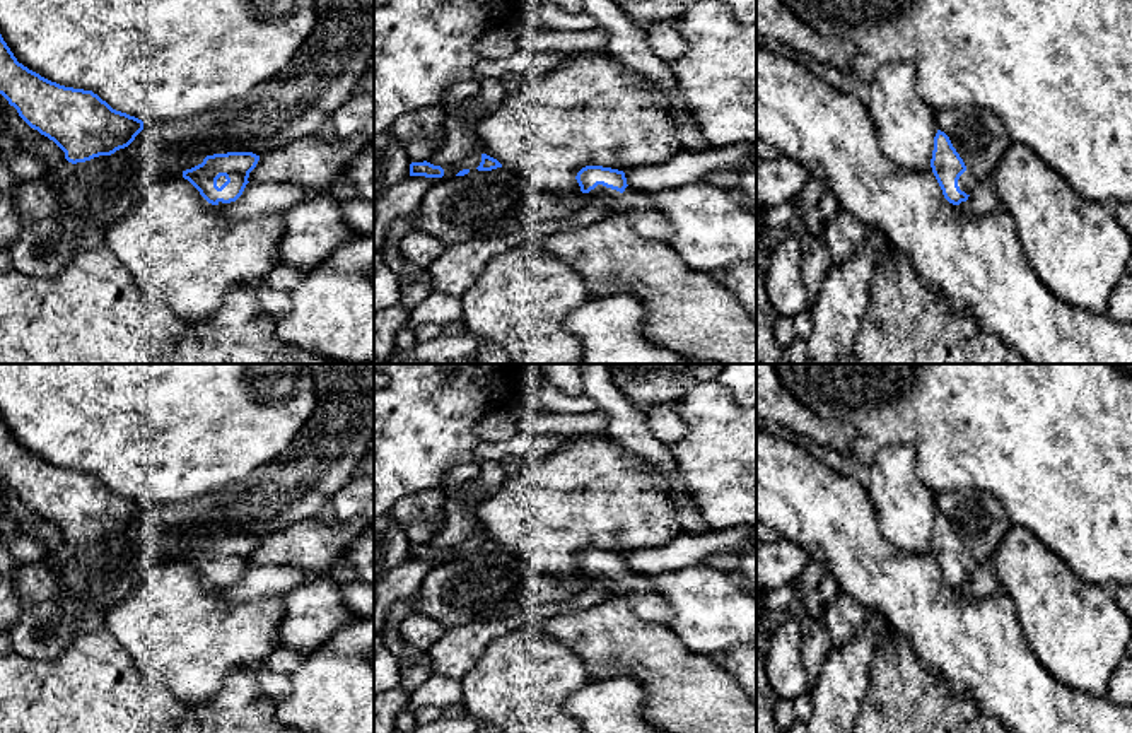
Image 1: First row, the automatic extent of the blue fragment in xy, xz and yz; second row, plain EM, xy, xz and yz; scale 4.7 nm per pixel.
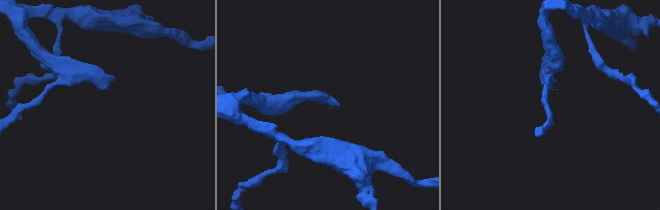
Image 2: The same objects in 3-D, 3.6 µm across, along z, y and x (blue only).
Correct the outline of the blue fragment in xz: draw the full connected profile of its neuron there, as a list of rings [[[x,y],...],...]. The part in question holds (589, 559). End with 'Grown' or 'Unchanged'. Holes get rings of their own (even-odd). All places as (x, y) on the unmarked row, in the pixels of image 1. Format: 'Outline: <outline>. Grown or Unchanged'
Outline: [[[586,548],[575,559],[581,574],[599,581],[610,595],[627,596],[633,612],[649,622],[669,624],[673,619],[671,607],[651,584],[644,574],[632,572],[627,567],[623,554]]]. Grown

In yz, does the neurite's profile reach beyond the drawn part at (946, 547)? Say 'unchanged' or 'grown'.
grown

